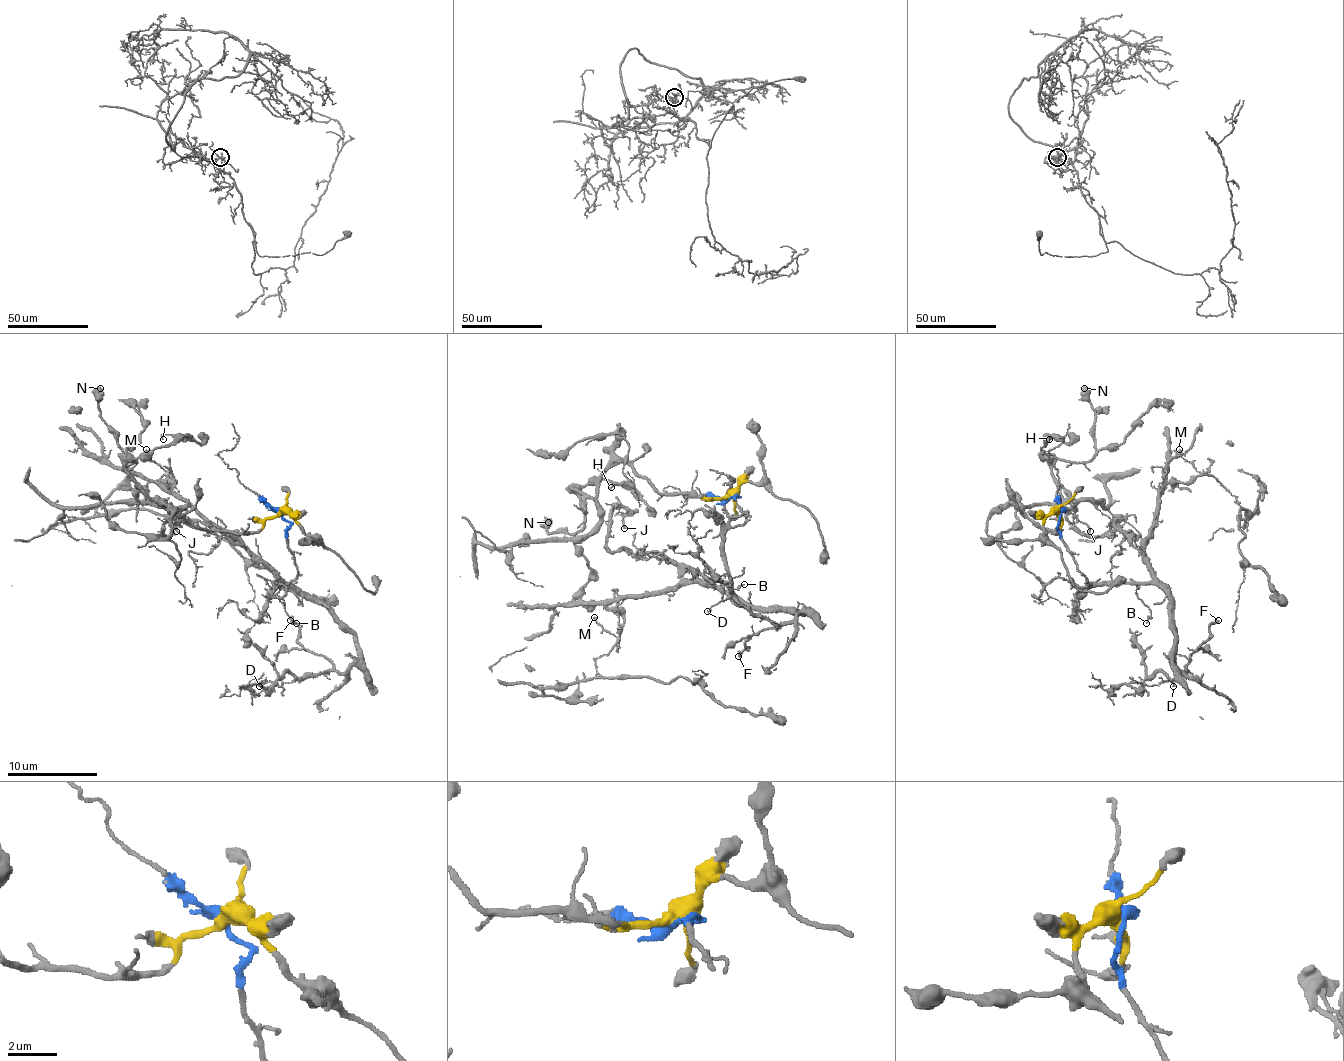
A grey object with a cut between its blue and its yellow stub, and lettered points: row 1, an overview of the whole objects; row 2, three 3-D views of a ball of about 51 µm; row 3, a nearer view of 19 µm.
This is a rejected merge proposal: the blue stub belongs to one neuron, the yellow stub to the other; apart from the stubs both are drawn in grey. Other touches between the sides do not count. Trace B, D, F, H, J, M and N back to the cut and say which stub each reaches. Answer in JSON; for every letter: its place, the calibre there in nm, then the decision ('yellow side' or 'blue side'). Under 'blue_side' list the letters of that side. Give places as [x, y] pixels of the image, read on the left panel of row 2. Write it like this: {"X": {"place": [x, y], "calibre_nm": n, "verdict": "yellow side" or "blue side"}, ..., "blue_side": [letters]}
{"B": {"place": [296, 623], "calibre_nm": 170, "verdict": "blue side"}, "D": {"place": [259, 686], "calibre_nm": 130, "verdict": "blue side"}, "F": {"place": [290, 620], "calibre_nm": 220, "verdict": "blue side"}, "H": {"place": [163, 439], "calibre_nm": 130, "verdict": "yellow side"}, "J": {"place": [176, 531], "calibre_nm": 140, "verdict": "blue side"}, "M": {"place": [146, 449], "calibre_nm": 140, "verdict": "blue side"}, "N": {"place": [100, 388], "calibre_nm": 700, "verdict": "yellow side"}, "blue_side": ["B", "D", "F", "J", "M"]}

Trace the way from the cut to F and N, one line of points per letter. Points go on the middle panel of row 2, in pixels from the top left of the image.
F: (729, 497), (738, 497), (745, 515), (724, 535), (729, 587), (763, 607), (806, 612), (756, 632), (738, 657)
N: (729, 497), (659, 492), (618, 461), (600, 479), (596, 499), (573, 490), (584, 526), (548, 533), (548, 522)

